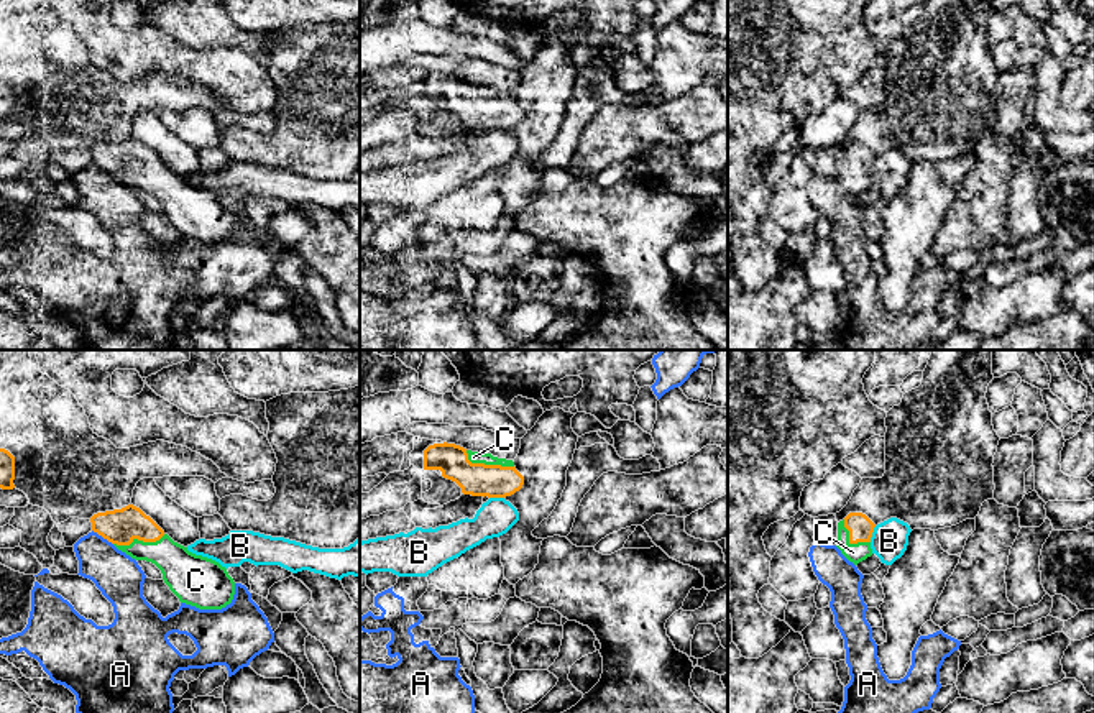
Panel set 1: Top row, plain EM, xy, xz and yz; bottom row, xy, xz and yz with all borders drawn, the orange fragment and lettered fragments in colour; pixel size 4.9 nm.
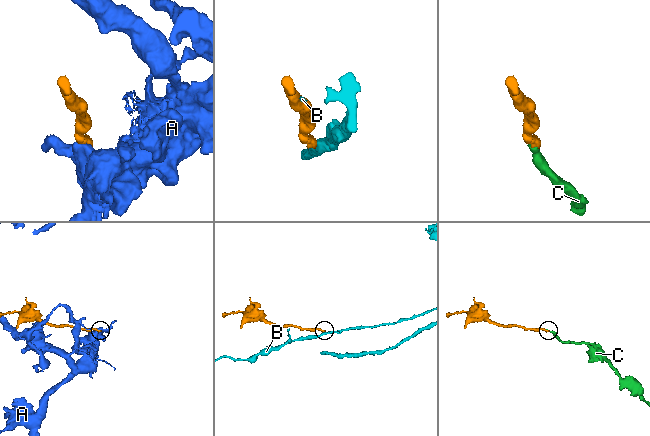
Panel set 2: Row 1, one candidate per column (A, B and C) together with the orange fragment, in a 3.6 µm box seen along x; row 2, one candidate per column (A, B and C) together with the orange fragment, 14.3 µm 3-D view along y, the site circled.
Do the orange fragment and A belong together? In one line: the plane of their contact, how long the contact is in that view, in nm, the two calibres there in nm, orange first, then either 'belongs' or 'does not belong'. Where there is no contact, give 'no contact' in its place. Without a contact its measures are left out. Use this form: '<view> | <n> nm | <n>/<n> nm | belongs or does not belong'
xy | 130 nm | 180/220 nm | does not belong

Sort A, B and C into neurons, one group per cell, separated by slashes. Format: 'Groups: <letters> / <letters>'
Groups: A / B / C

